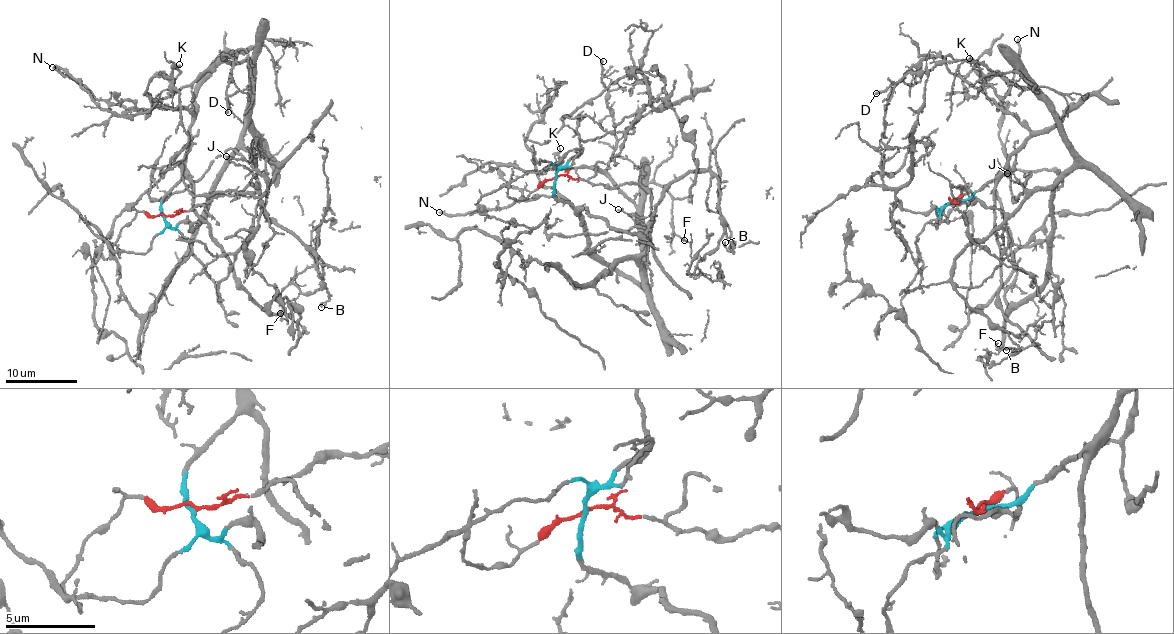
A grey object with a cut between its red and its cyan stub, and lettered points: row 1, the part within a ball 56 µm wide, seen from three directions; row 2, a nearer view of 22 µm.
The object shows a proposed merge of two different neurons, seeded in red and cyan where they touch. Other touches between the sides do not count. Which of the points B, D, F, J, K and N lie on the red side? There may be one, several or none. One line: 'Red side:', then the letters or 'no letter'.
Red side: B, D, F, J

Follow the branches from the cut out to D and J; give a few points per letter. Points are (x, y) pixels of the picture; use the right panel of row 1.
D: (953, 202), (1013, 214), (1048, 189), (1073, 164), (1055, 111), (964, 60), (910, 72), (875, 94)
J: (953, 202), (967, 205), (978, 201), (989, 209), (1011, 214), (1025, 196), (1024, 188), (1013, 182), (1006, 172)

